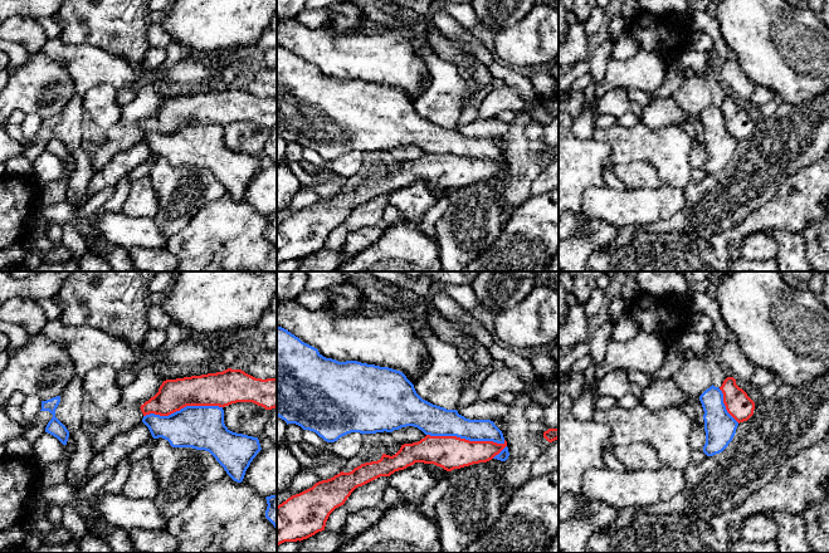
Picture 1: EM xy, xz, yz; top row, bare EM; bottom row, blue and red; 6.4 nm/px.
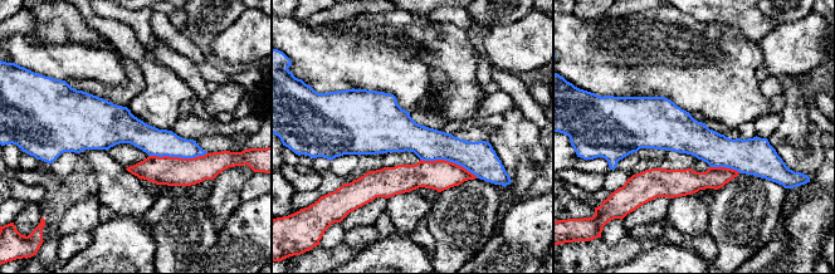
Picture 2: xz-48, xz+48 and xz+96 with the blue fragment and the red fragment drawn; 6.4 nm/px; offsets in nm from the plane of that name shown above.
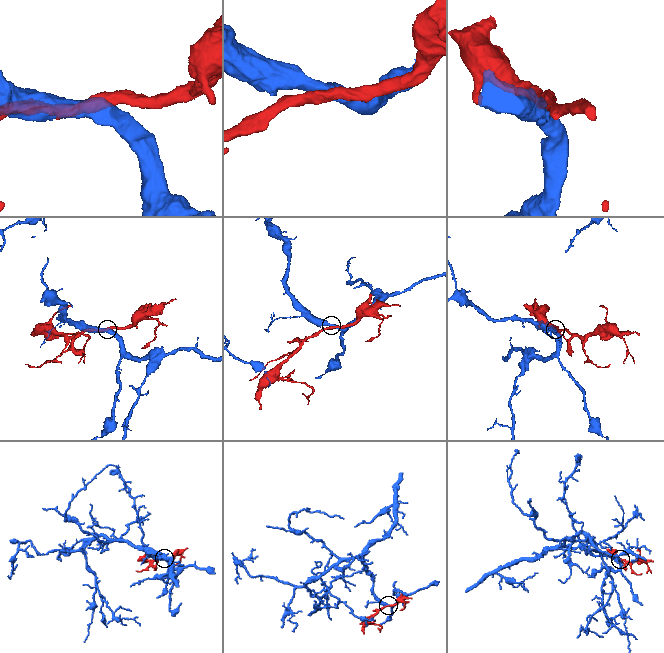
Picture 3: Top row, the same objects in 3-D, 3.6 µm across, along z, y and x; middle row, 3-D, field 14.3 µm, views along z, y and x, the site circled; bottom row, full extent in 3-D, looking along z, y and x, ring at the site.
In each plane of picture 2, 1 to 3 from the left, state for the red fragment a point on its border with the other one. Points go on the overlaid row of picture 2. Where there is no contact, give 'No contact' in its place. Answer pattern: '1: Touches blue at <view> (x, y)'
1: Touches blue at xz-48 (177, 156)
2: Touches blue at xz+48 (449, 161)
3: Touches blue at xz+96 (726, 166)

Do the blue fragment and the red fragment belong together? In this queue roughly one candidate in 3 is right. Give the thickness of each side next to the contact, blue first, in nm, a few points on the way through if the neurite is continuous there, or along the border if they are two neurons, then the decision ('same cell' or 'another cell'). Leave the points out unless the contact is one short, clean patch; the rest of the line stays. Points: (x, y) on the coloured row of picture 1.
200 nm thick on the blue side, 220 nm on the other; another cell

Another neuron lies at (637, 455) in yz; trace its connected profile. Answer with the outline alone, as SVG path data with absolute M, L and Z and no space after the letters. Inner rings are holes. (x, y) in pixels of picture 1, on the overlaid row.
M631 442L625 446L611 446L610 450L628 470L659 470L665 465L655 449L648 442Z

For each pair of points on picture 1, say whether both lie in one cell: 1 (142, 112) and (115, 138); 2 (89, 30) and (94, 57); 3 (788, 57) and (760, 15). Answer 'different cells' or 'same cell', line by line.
1: same cell
2: different cells
3: same cell

